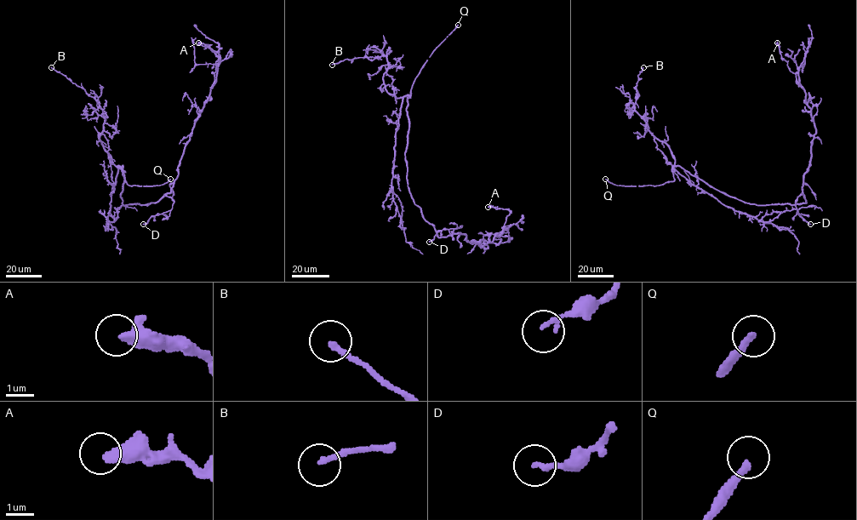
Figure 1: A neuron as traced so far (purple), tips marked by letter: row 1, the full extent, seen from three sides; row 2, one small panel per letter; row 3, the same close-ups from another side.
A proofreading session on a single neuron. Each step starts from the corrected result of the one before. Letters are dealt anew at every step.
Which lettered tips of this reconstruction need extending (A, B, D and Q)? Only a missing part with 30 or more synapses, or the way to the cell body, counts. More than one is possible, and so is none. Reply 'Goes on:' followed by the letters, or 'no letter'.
Goes on: Q

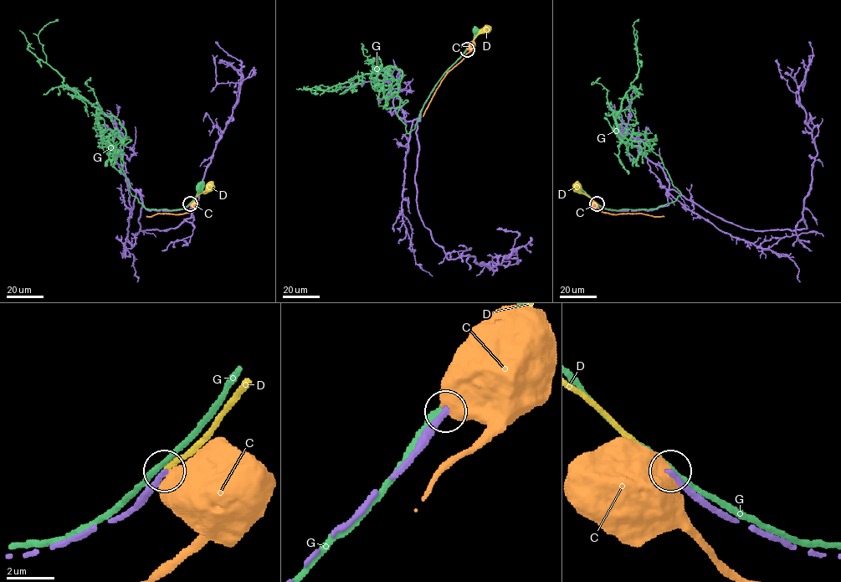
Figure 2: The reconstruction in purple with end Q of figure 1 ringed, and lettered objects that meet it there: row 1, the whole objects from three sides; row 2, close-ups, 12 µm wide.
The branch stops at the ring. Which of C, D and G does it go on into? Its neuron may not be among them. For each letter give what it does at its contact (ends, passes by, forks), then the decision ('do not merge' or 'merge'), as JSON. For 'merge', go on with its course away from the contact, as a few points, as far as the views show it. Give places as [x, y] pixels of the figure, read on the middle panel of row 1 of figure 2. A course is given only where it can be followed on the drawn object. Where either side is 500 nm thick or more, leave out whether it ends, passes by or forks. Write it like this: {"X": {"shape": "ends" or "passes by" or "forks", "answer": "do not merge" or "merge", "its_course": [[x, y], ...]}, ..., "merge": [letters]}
{"C": {"answer": "do not merge"}, "D": {"shape": "ends", "answer": "merge", "its_course": [[467, 49], [485, 28]]}, "G": {"shape": "passes by", "answer": "do not merge"}, "merge": ["D"]}

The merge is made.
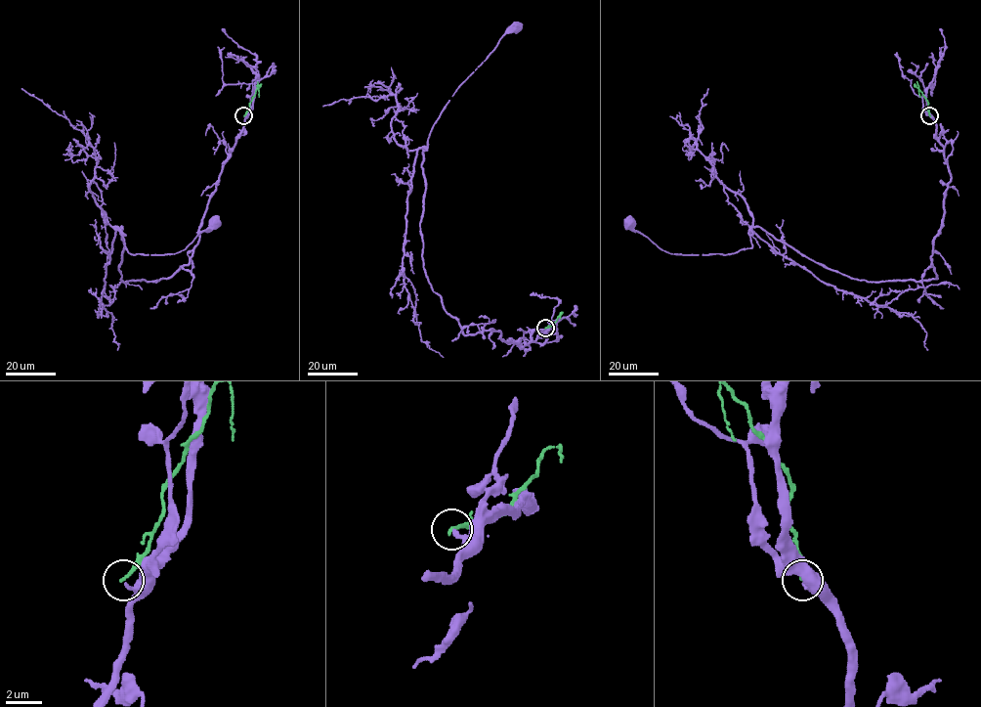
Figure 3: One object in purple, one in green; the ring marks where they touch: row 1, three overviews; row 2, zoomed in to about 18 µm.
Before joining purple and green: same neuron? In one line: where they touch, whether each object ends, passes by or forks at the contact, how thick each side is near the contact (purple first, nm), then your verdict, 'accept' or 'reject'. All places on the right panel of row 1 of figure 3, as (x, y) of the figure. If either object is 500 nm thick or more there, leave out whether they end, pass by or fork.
(929, 115) | purple ends | green ends | 240/200 nm | reject

